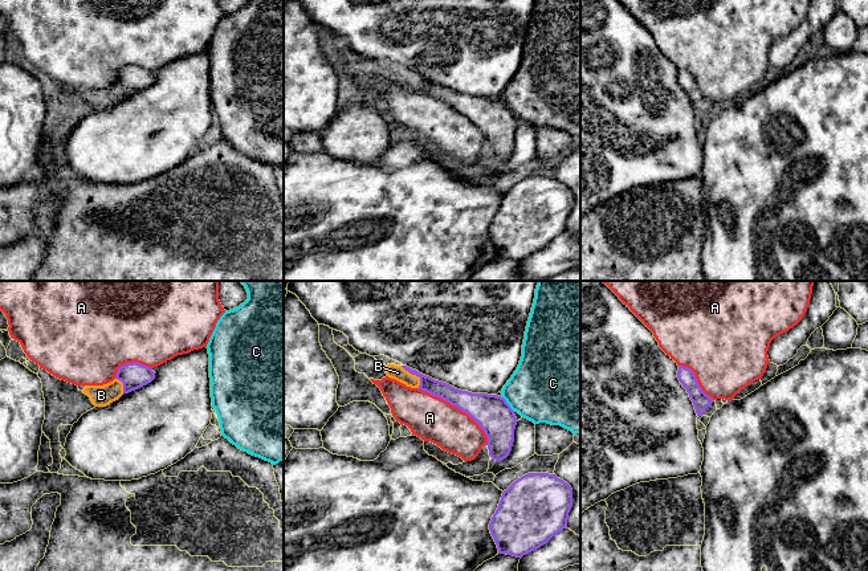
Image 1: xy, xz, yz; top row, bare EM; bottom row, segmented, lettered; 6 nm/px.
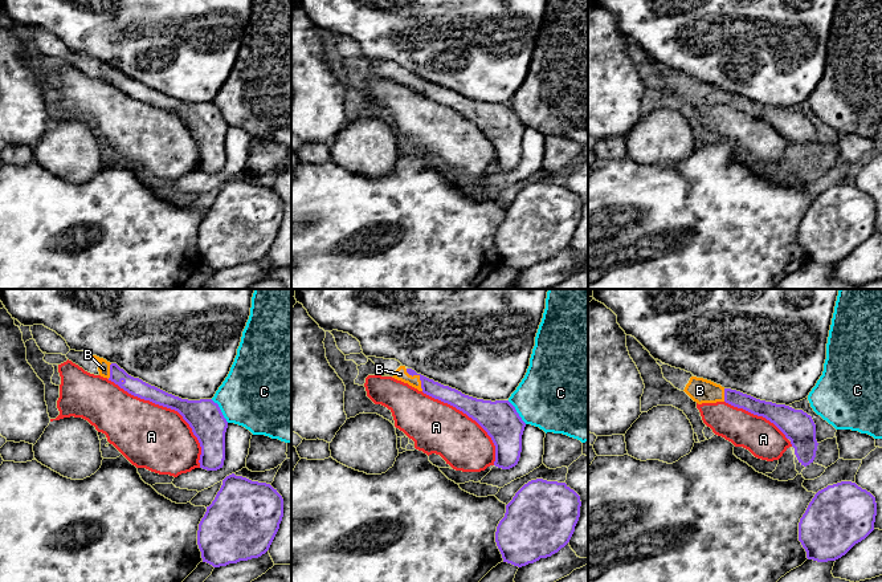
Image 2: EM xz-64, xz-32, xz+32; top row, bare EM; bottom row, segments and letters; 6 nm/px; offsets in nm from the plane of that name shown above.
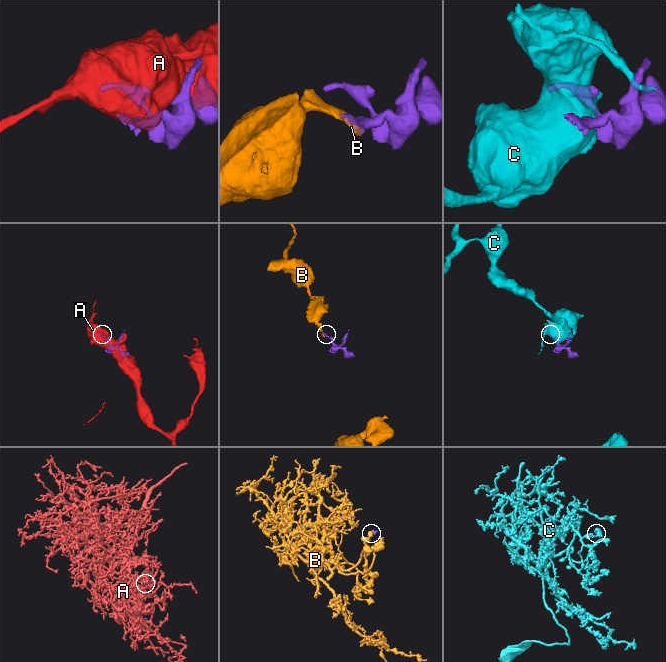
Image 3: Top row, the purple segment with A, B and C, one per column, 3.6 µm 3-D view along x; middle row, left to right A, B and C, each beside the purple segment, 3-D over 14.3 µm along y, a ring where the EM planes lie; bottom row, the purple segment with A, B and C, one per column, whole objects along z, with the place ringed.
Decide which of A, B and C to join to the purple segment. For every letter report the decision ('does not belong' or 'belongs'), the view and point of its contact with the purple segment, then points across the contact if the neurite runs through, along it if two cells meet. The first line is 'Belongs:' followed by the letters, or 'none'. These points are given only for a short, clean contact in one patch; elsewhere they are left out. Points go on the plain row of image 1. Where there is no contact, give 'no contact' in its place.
Belongs: B
A: does not belong; meets purple in xz at (457, 110)
B: belongs; meets purple in xz at (415, 77)
C: does not belong; meets purple in xz at (508, 107)

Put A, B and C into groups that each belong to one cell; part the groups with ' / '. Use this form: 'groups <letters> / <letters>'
groups A / B / C

